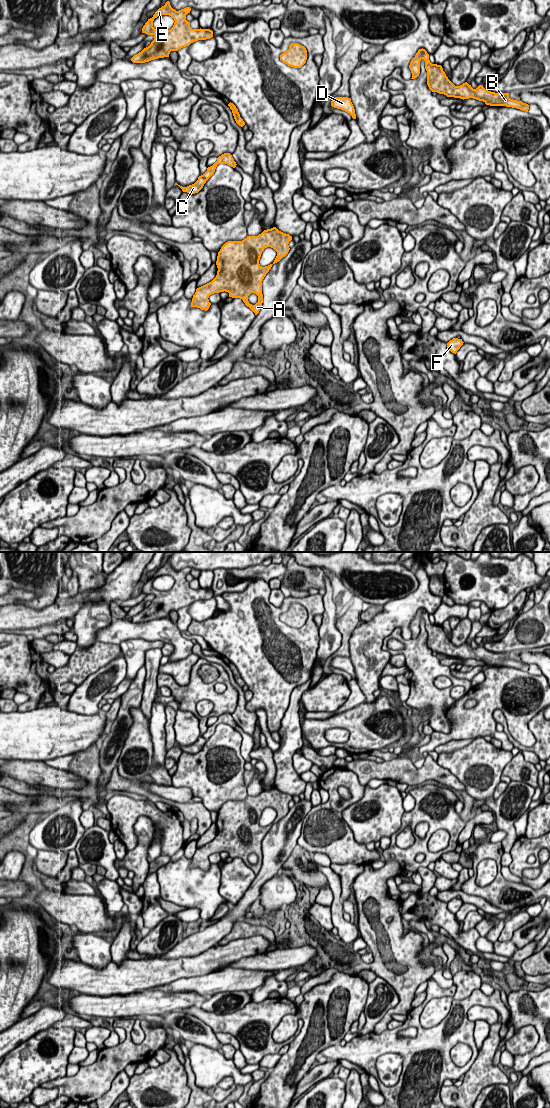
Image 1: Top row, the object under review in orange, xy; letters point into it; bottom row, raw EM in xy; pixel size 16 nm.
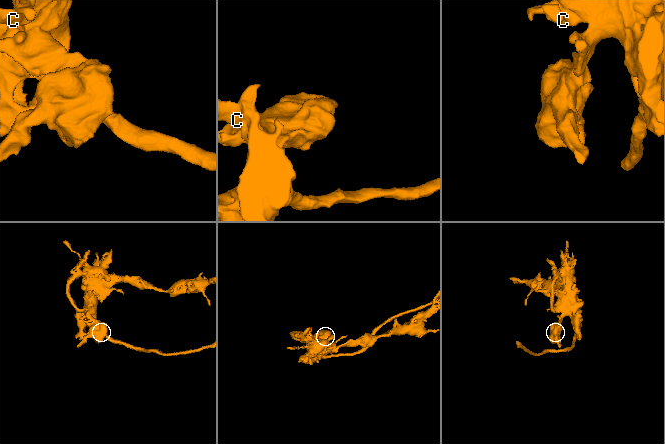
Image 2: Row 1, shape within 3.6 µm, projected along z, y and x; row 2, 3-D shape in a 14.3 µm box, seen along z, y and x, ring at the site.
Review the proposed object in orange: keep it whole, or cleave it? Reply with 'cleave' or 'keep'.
keep

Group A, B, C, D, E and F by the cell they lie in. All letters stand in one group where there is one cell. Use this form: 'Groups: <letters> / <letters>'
Groups: A B C D E F

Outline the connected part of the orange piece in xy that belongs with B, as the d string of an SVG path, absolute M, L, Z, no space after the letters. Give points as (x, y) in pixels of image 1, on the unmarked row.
M419 609L415 617L411 620L409 628L412 633L412 638L415 639L420 634L420 621L425 621L425 629L427 631L427 645L432 652L444 654L447 657L460 659L473 658L483 661L490 666L506 666L517 668L528 672L529 665L522 661L517 661L509 658L509 653L495 653L486 650L483 645L479 645L473 649L467 642L460 646L455 646L446 636L441 625L432 624L429 620L429 614L425 609Z

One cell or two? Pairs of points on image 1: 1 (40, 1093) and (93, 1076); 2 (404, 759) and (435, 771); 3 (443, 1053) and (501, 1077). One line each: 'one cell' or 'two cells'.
1: two cells
2: one cell
3: two cells

